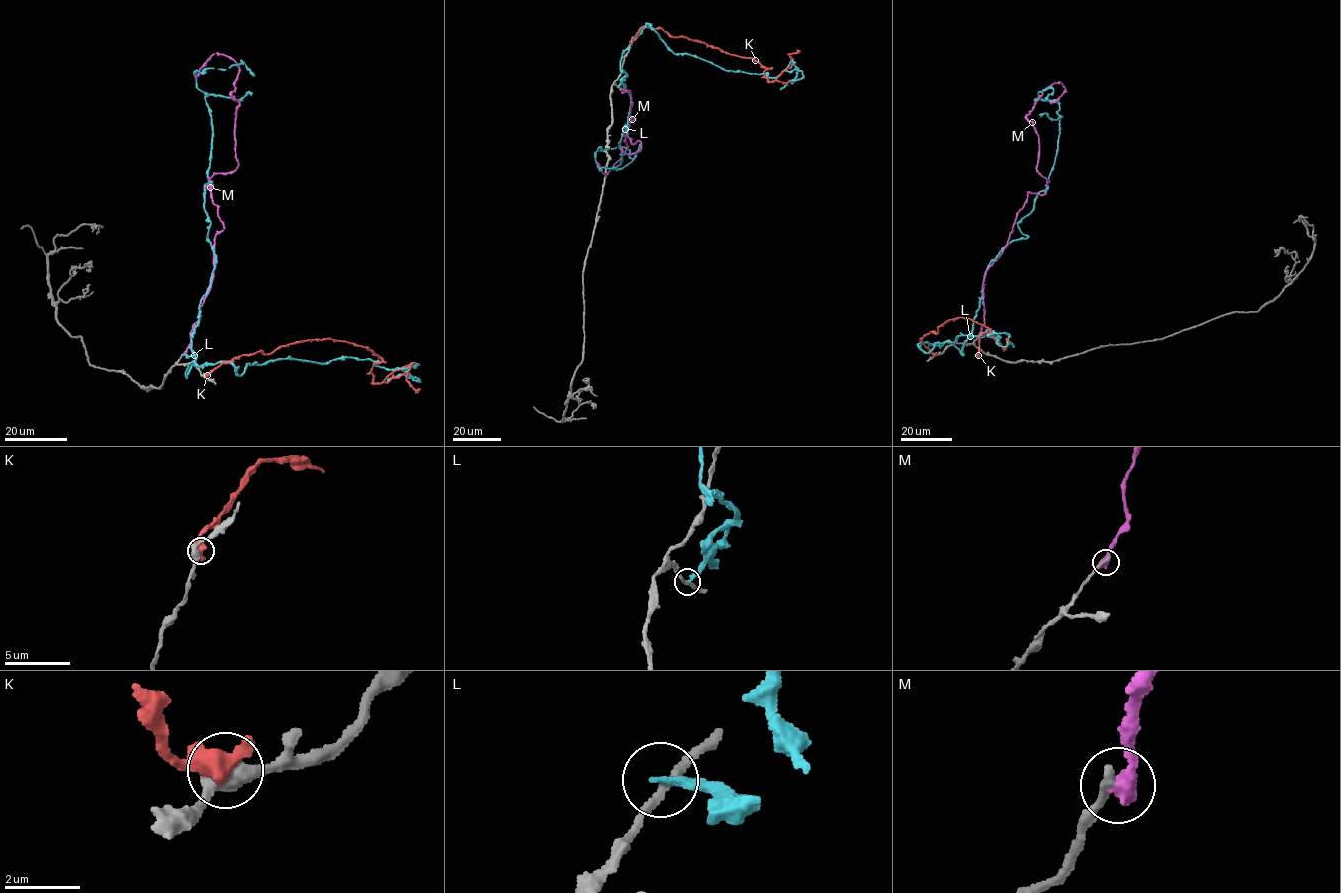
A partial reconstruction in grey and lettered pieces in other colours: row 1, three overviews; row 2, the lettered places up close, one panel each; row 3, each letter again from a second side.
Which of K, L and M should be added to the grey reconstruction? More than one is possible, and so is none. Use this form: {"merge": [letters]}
{"merge": []}

